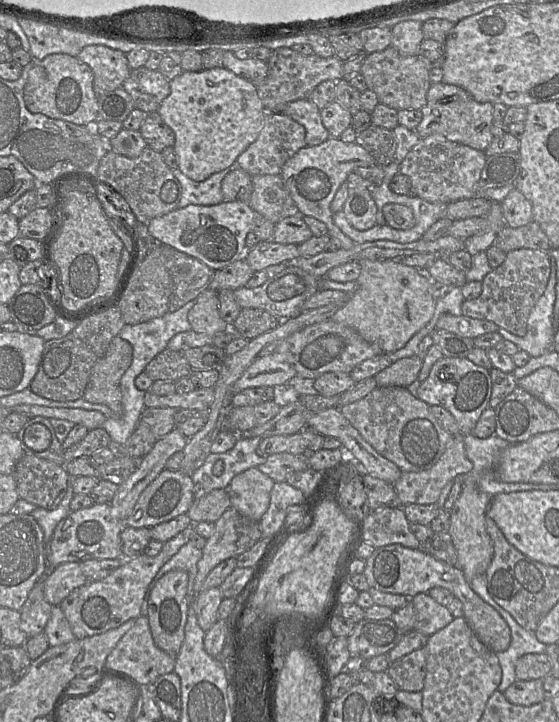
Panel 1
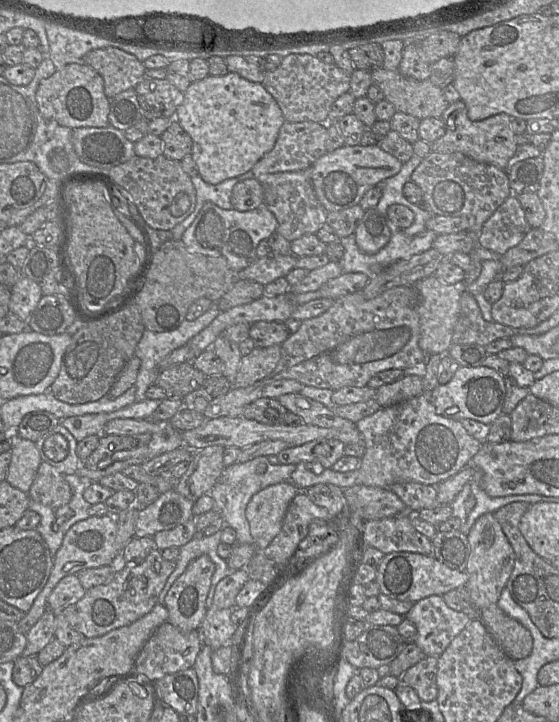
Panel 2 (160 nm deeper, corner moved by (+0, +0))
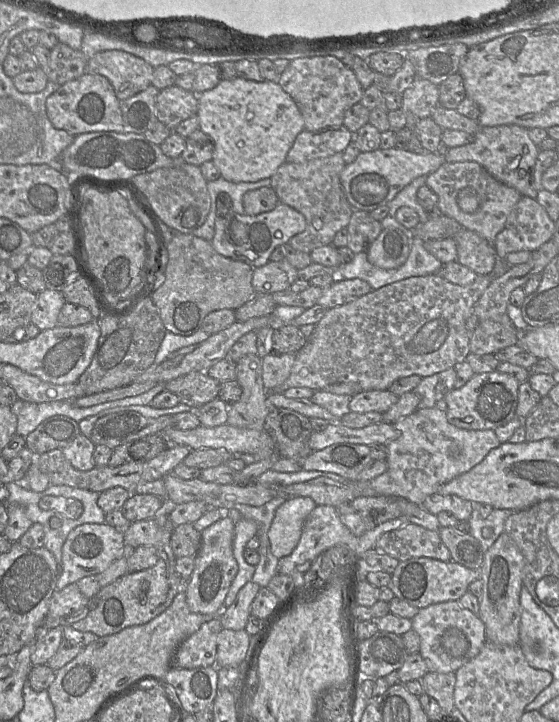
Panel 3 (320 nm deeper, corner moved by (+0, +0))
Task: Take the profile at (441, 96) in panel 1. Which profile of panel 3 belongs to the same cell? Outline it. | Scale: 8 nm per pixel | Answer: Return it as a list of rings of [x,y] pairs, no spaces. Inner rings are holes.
[[[500,125],[481,126],[471,136],[468,144],[447,148],[442,152],[449,163],[477,162],[498,181],[516,189],[522,196],[536,200],[538,192],[542,189],[537,188],[534,179],[534,167],[539,151],[539,147],[530,139],[527,129],[518,125]]]

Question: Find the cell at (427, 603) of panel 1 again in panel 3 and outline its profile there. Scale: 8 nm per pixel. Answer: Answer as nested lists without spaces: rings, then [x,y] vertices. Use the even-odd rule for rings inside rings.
[[[458,601],[440,602],[421,608],[411,622],[412,629],[420,637],[419,653],[425,660],[428,671],[454,673],[475,657],[487,642],[483,621]]]

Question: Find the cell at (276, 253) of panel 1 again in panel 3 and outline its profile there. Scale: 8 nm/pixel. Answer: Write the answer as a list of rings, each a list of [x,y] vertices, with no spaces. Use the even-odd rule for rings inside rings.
[[[287,260],[269,261],[264,266],[254,268],[252,285],[257,293],[286,291],[298,279],[297,272]]]

